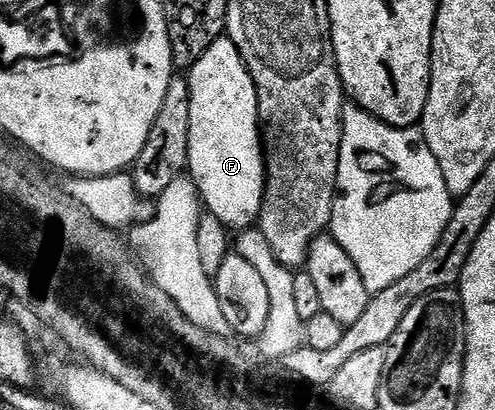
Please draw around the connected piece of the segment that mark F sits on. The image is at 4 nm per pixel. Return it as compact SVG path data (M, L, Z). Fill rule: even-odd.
M225 34L205 50L205 54L199 56L199 61L189 69L189 83L191 86L191 101L189 102L189 158L187 166L190 179L195 182L195 191L199 193L202 207L210 215L215 216L229 230L242 230L250 228L259 219L259 211L263 205L263 188L267 185L267 169L263 163L263 141L259 131L259 107L257 106L257 90L237 46L233 46L231 39Z

